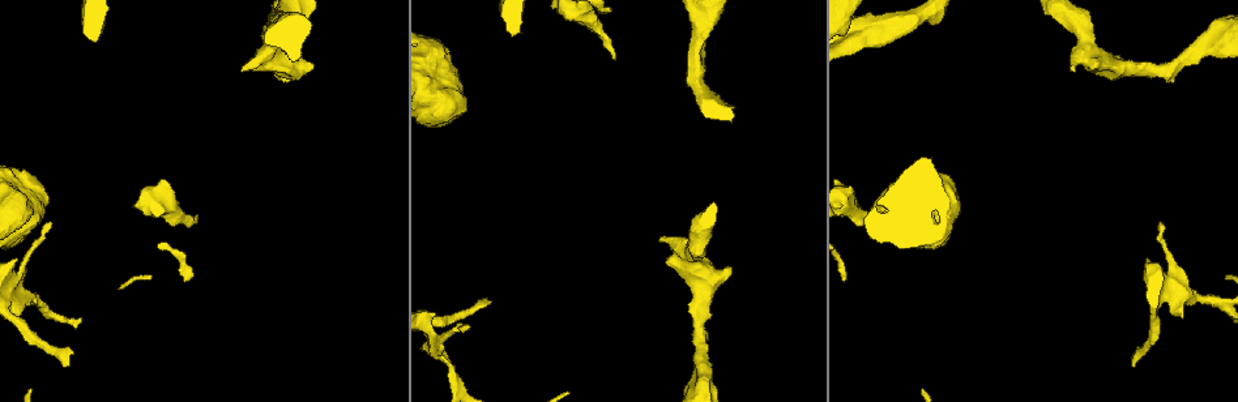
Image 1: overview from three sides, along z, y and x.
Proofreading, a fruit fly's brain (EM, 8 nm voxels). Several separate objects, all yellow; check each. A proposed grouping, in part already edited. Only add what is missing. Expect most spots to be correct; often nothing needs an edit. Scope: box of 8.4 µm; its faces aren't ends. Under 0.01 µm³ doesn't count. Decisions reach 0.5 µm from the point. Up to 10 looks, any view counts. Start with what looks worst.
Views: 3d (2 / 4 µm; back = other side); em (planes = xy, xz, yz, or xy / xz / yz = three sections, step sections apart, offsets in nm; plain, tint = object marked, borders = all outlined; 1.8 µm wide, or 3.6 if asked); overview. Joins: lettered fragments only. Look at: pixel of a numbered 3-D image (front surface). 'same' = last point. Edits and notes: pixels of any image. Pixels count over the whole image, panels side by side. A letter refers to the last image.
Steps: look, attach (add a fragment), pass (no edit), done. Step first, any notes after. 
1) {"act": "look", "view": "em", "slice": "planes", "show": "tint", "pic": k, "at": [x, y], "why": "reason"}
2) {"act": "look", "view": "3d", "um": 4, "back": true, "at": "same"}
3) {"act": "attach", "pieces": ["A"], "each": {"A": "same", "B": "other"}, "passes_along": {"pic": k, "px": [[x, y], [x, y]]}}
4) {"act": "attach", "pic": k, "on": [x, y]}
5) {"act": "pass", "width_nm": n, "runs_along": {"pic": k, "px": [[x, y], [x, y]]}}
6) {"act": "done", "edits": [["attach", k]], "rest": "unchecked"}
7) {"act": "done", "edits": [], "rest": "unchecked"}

{"act": "look", "view": "em", "slice": "planes", "show": "plain", "pic": 1, "at": [1073, 69]}

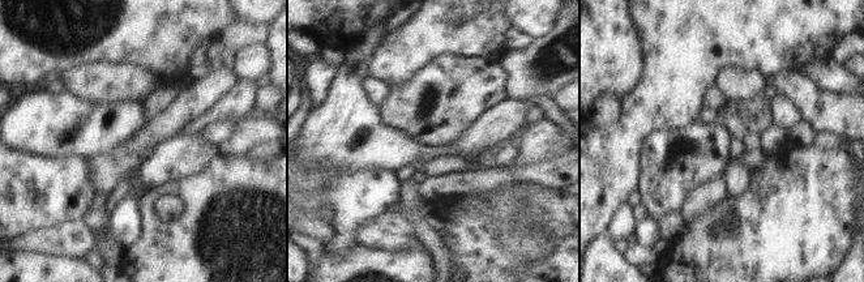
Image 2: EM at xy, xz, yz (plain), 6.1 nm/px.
{"act": "look", "view": "em", "slice": "planes", "show": "borders", "at": "same", "why": "what lies round it"}

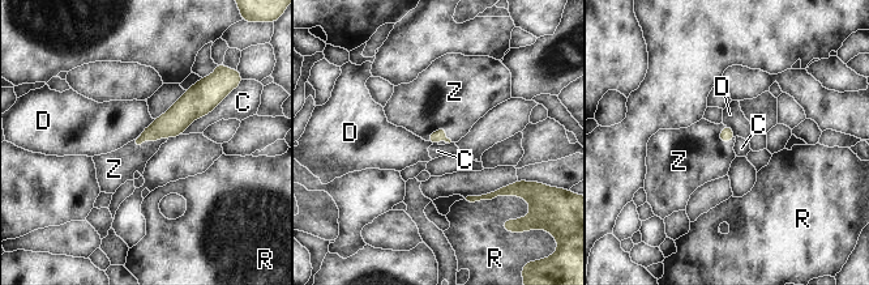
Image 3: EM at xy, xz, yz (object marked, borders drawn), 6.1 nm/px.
{"act": "attach", "pieces": ["Z"], "each": {"C": "other", "D": "other", "R": "other", "Z": "same"}, "passes_along": {"pic": 3, "px": [[435, 137], [441, 127], [454, 92]]}, "found": "the cell continues"}

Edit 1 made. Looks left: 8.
{"act": "look", "view": "3d", "um": 4, "pic": 1, "at": [613, 59], "why": "branch stops here"}

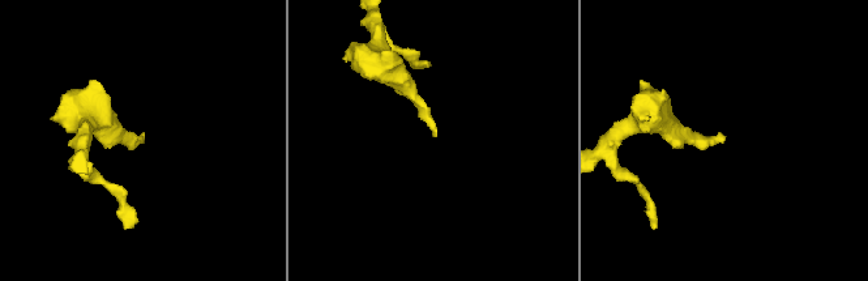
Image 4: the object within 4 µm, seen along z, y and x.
{"act": "look", "view": "em", "slice": "planes", "show": "plain", "pic": 4, "at": [143, 140]}

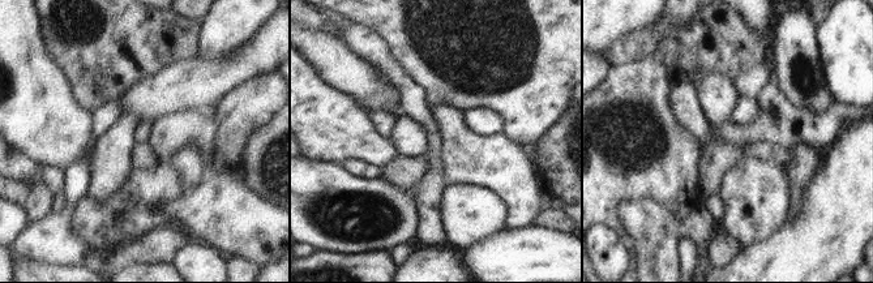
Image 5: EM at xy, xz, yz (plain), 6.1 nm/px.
{"act": "look", "view": "em", "slice": "planes", "show": "borders", "at": "same", "why": "what lies round it"}

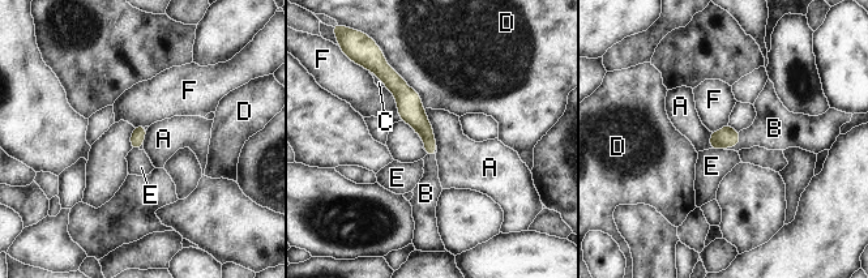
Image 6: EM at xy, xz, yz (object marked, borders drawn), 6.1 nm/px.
{"act": "attach", "pieces": ["B"], "longest_contact_nm": ["D", 360], "each": {"A": "other", "B": "same", "C": "other", "D": "other", "E": "other", "F": "other"}, "passes_along": {"pic": 6, "px": [[726, 137], [735, 145], [772, 128]]}, "found": "the cell continues"}

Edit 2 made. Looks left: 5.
{"act": "look", "view": "overview"}

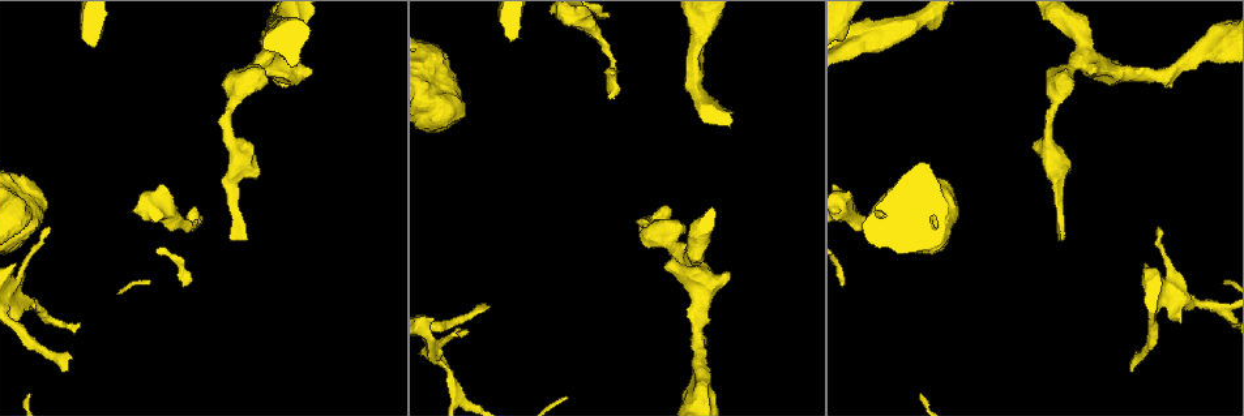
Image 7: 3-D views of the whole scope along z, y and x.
{"act": "look", "view": "em", "um": 3.6, "slice": "xz", "step": 4, "show": "borders", "pic": 7, "at": [1057, 237], "why": "end of a long branch"}

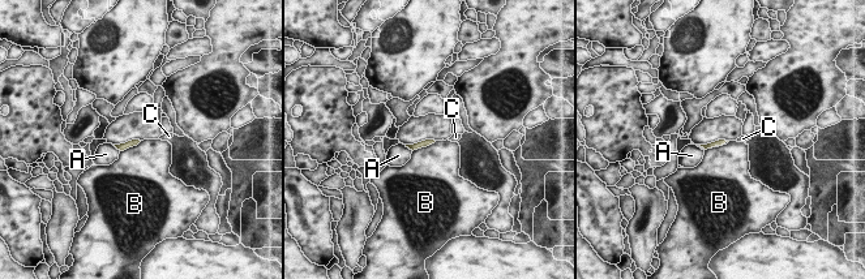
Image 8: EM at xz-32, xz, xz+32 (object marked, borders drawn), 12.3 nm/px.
{"act": "pass", "longest_contact_nm": ["B", 340], "each": {"A": "other", "B": "other", "C": "other"}, "border": {"pic": 8, "px": [[436, 141], [412, 151]]}, "found": "no lettered fragment goes on from it"}

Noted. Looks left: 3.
{"act": "look", "view": "em", "slice": "planes", "show": "plain", "pic": 7, "at": [68, 368], "why": "tapers out"}

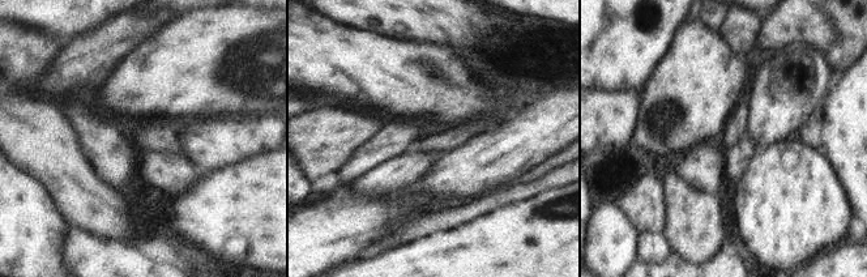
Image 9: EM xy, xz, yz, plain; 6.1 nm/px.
{"act": "look", "view": "em", "slice": "planes", "show": "tint", "at": "same", "why": "where the object lies"}

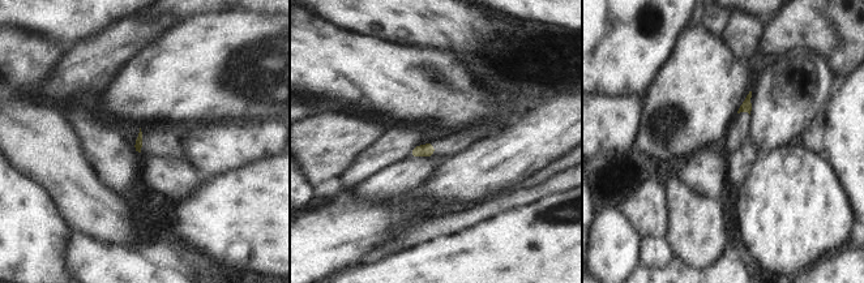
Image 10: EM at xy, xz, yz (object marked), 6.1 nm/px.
{"act": "look", "view": "em", "slice": "planes", "show": "borders", "at": "same", "why": "what lies round it"}

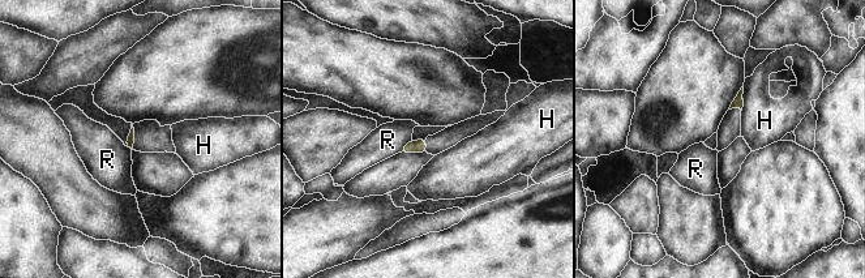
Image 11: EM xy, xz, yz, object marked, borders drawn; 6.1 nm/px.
{"act": "pass", "longest_contact_nm": ["H", 160], "each": {"H": "other", "R": "other"}, "found": "no lettered fragment goes on from it"}

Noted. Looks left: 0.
{"act": "done", "edits": [["attach", 3], ["attach", 6]], "rest": "unchecked"}

